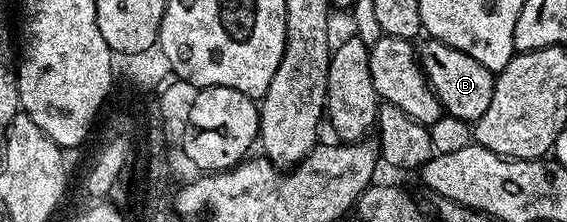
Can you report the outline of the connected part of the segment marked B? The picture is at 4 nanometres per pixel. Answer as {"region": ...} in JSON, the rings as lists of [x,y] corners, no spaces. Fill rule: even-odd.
{"region":[[[425,40],[425,43],[419,46],[419,61],[448,117],[457,118],[466,124],[475,124],[481,119],[483,112],[487,112],[487,104],[491,104],[493,95],[494,71],[479,64],[479,60],[447,44],[432,40]]]}

